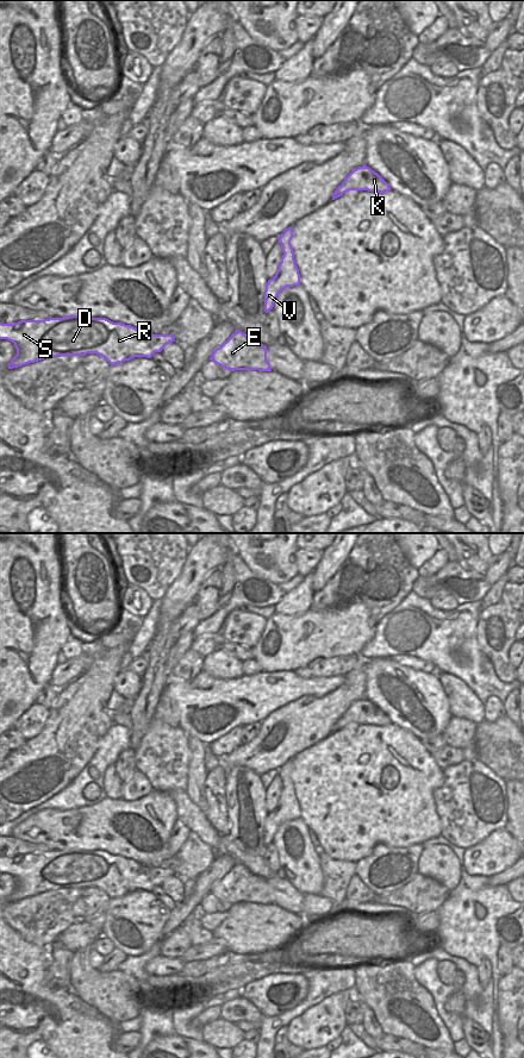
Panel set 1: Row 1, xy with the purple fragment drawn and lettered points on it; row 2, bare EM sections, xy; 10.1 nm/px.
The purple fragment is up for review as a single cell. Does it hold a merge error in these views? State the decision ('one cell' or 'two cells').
one cell

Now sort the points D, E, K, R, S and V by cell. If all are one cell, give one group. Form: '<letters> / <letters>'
D E K R S V

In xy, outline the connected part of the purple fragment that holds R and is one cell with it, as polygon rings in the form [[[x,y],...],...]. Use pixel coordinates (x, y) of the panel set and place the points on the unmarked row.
[[[80,849],[0,856],[0,872],[12,875],[17,882],[8,902],[49,890],[87,887],[96,887],[116,899],[135,890],[151,891],[155,885],[175,875],[173,868],[145,866],[106,851]]]

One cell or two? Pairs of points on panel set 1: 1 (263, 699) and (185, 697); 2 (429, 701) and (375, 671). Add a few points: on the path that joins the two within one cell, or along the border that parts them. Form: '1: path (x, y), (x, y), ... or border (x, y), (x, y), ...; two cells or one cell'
1: path (244, 695), (236, 697), (204, 697); one cell
2: path (417, 687), (403, 671), (390, 671); one cell

